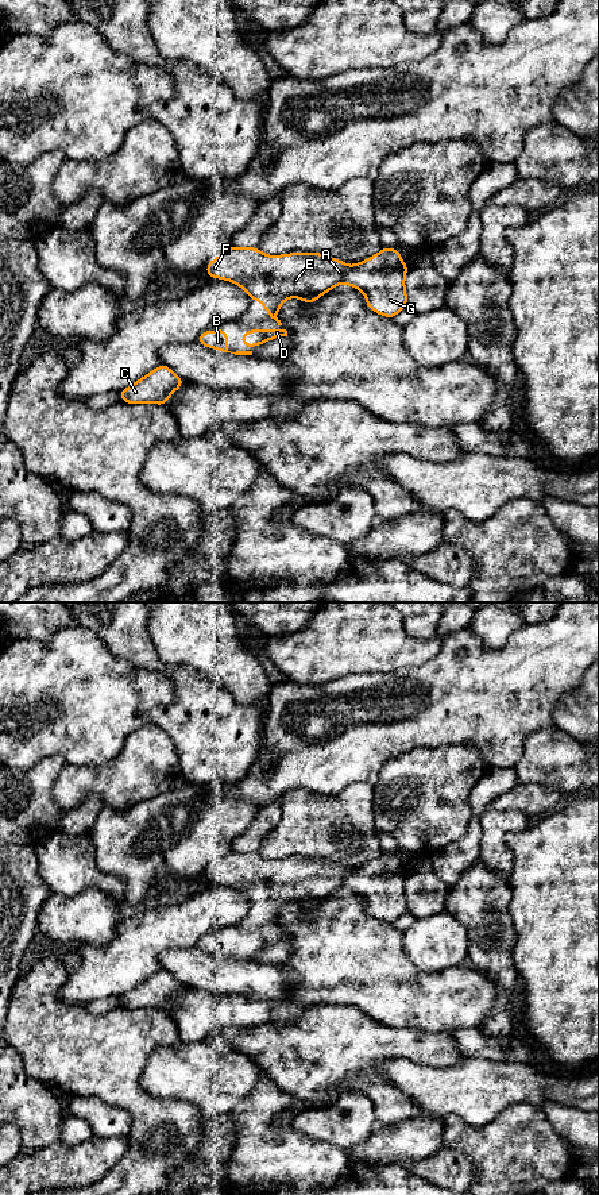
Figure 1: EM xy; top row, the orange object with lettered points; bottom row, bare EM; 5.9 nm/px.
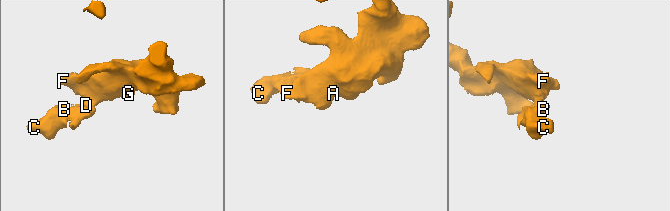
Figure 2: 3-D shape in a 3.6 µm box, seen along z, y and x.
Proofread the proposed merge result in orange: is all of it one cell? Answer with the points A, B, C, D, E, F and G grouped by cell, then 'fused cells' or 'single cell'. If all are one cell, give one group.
groups A B C D E F G; single cell

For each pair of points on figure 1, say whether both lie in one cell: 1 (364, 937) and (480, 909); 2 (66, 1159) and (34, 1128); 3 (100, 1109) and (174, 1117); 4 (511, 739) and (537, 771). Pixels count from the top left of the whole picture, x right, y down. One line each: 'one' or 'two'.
1: two
2: two
3: two
4: two

